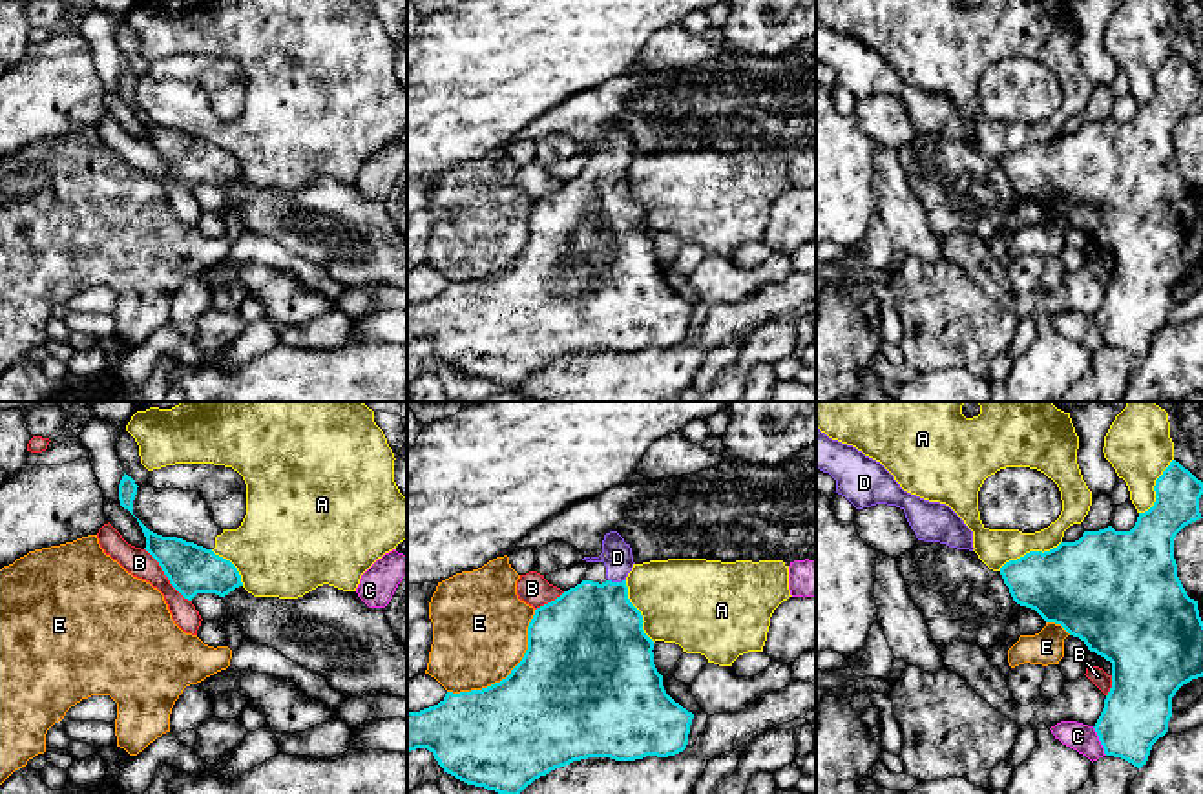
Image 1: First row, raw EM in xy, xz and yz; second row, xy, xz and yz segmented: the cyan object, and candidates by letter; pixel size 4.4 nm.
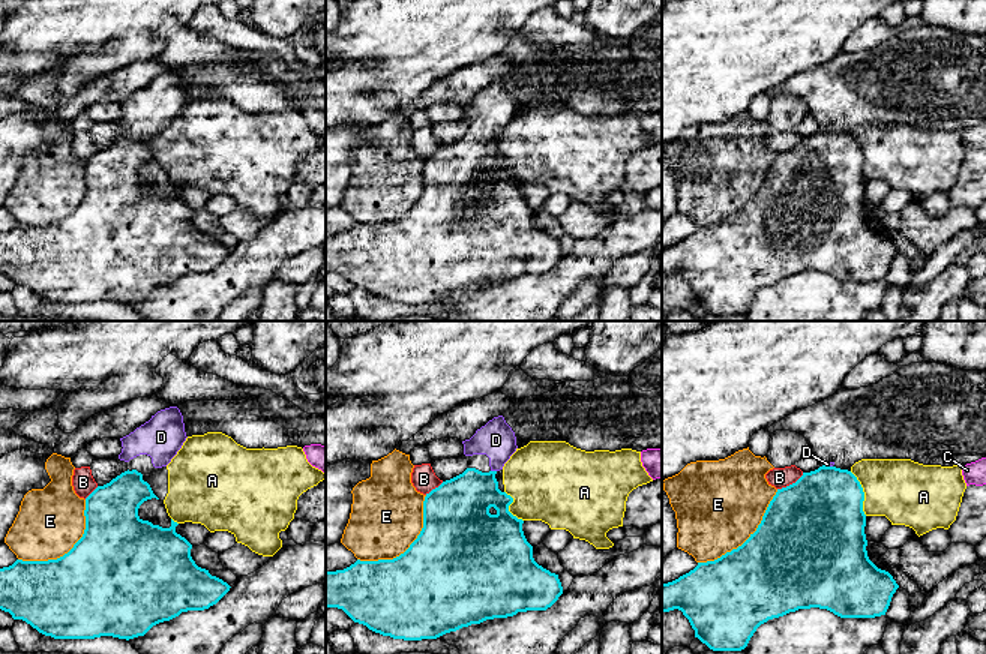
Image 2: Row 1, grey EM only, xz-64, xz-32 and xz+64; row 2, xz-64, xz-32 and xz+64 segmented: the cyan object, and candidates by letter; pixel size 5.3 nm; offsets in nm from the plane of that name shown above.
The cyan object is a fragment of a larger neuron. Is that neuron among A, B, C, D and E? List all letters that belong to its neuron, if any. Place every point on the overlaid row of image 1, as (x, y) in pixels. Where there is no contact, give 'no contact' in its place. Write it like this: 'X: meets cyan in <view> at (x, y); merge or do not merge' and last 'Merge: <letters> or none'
A: meets cyan in yz at (1030, 552); do not merge
B: meets cyan in xy at (165, 574); do not merge
C: meets cyan in yz at (1099, 740); do not merge
D: meets cyan in xz at (617, 583); merge
E: meets cyan in xz at (512, 672); do not merge
Merge: D

